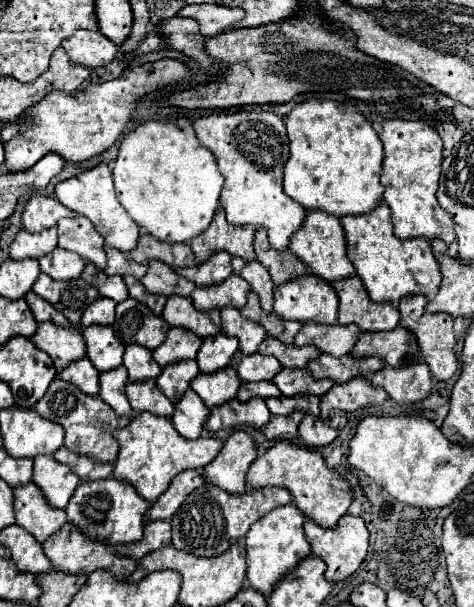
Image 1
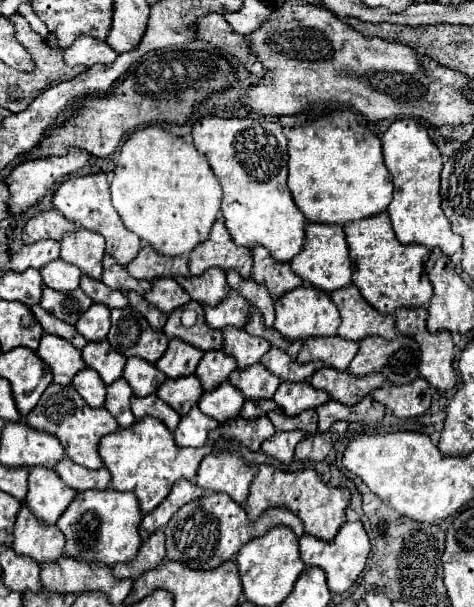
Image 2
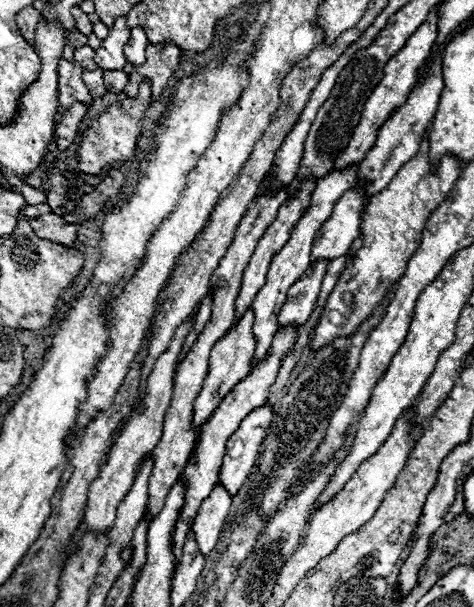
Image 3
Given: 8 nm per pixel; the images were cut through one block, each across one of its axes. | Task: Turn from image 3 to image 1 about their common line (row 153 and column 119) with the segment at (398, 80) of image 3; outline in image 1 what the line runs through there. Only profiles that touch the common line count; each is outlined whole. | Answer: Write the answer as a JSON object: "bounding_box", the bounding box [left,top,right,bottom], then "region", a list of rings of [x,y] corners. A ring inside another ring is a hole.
{"bounding_box":[82,326,124,372],"region":[[[90,326],[82,330],[86,342],[86,356],[98,372],[108,372],[122,366],[124,346],[114,336],[110,326]]]}

